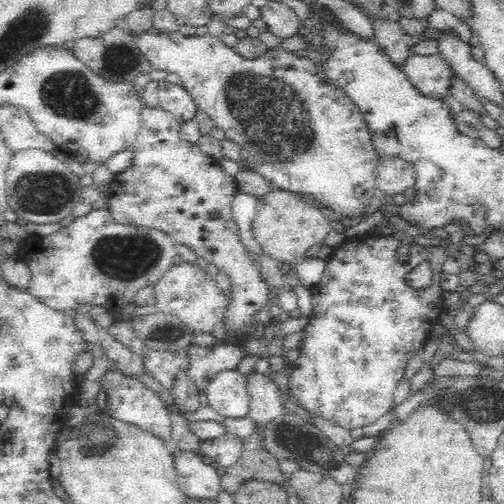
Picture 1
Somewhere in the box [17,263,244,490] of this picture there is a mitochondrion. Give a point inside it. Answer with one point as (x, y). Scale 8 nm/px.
(98, 442)

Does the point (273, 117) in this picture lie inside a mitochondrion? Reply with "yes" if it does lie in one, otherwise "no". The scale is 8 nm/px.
yes

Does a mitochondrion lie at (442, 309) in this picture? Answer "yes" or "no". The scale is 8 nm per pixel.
no

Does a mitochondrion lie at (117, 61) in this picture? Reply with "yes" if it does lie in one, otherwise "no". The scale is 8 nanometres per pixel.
yes

